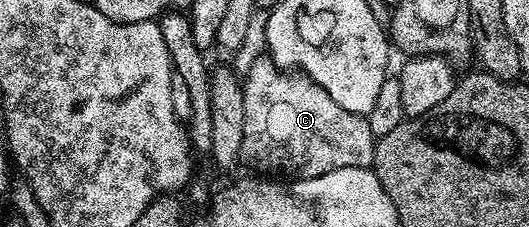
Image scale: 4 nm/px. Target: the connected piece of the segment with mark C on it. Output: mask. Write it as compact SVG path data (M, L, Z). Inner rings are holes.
M270 57L258 59L245 73L243 84L243 100L245 101L245 129L243 130L243 154L242 158L247 159L256 167L256 172L267 177L282 177L287 181L297 179L308 179L309 177L321 177L321 173L333 173L333 169L349 169L350 167L371 167L375 162L375 145L377 137L369 129L366 118L357 113L349 113L349 109L341 109L321 85L317 85L307 75L302 73L292 73L290 70L281 68Z

